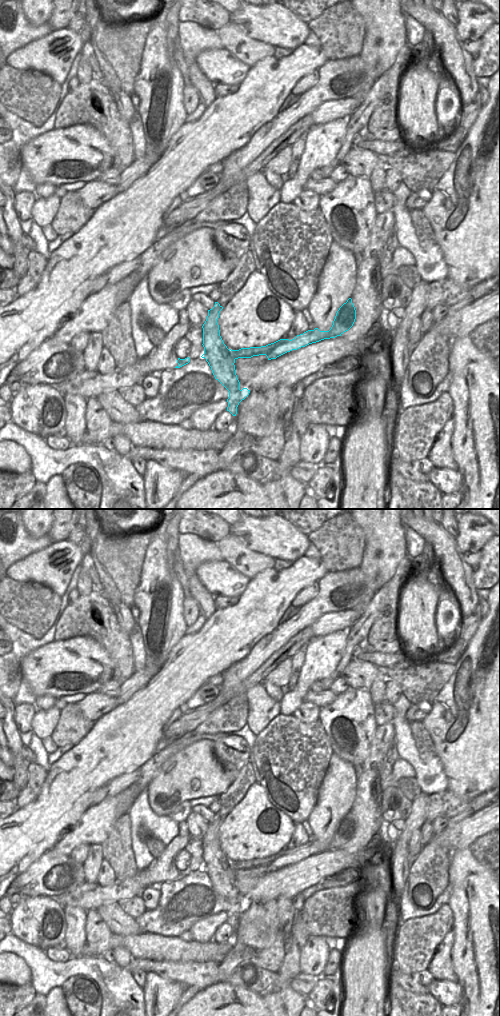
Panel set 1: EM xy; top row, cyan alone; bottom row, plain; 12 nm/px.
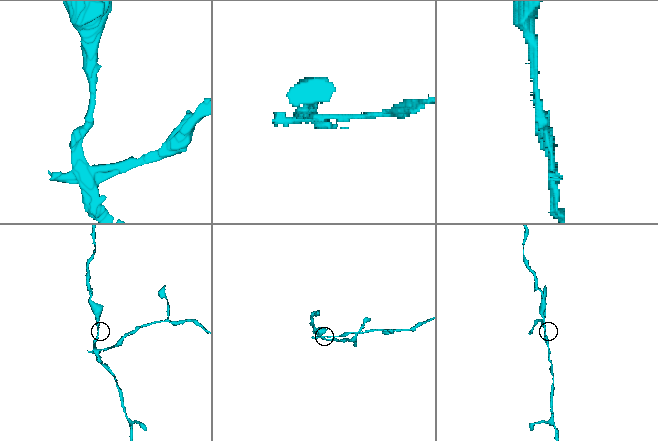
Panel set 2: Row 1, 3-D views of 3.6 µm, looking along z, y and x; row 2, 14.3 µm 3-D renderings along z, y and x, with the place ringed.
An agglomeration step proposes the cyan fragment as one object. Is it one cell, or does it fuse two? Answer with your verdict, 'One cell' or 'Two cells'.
Two cells.

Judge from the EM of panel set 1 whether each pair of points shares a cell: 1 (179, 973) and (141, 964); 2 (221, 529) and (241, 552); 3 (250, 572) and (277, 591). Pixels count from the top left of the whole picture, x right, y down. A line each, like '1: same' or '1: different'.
1: same
2: different
3: different

